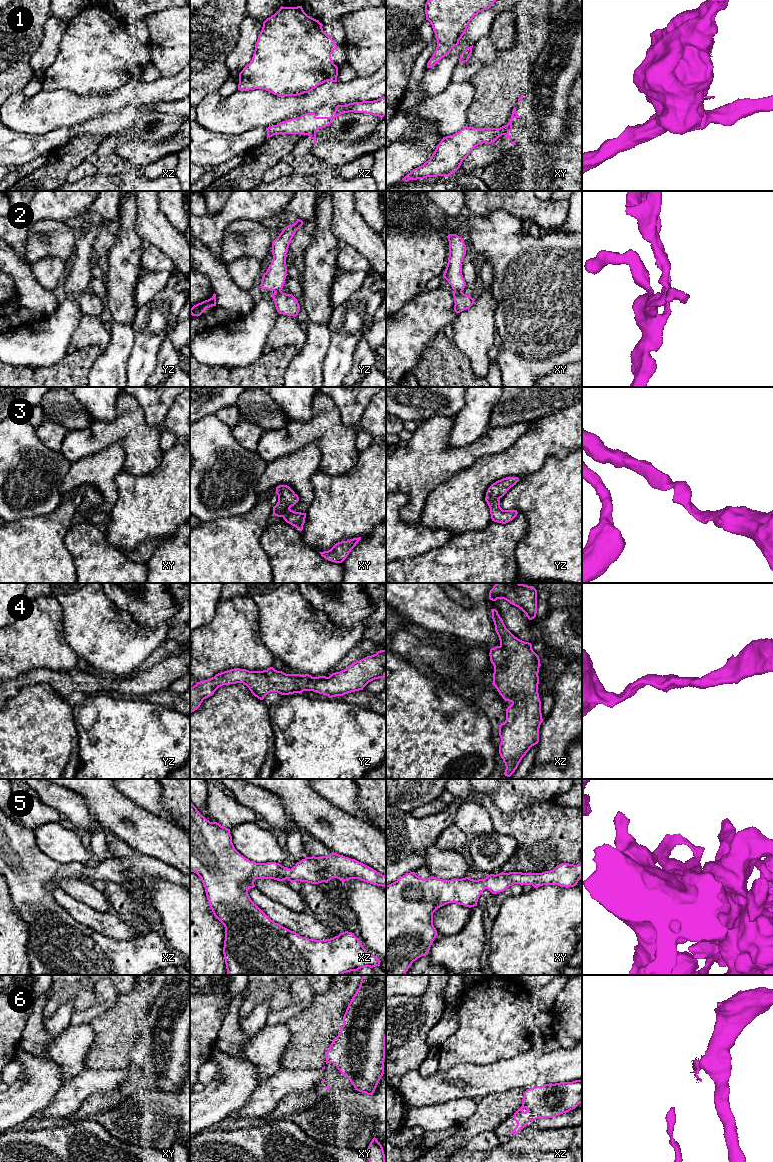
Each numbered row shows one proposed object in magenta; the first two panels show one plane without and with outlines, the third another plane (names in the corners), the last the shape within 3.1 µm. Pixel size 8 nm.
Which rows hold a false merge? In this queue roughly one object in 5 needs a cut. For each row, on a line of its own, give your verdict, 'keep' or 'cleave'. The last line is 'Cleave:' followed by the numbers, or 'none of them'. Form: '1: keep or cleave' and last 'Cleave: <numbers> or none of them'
1: cleave
2: cleave
3: keep
4: keep
5: keep
6: cleave
Cleave: 1, 2, 6

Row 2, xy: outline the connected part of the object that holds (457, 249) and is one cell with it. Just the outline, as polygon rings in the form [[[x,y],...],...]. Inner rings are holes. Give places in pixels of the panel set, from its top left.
[[[449,234],[446,237],[449,241],[449,257],[443,278],[448,281],[454,291],[463,291],[466,282],[462,275],[462,262],[466,255],[466,245],[456,234]]]

